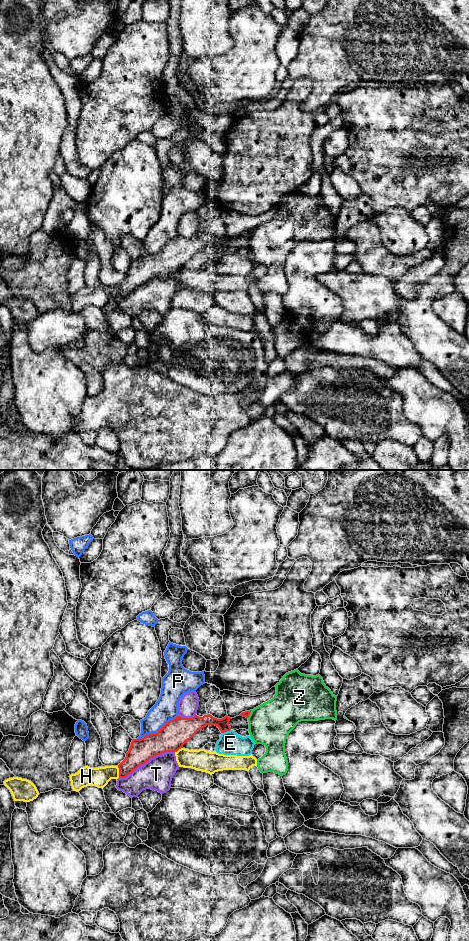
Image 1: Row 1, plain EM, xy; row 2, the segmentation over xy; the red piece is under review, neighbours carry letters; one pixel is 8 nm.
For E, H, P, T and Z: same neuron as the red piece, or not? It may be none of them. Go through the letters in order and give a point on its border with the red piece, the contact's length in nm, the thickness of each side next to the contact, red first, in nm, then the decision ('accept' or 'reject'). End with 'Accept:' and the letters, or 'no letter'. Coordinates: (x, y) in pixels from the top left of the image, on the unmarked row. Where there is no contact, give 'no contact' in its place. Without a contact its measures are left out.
E: contact xy (226, 251); length 80 nm; calibres 120 and 190 nm; reject
H: contact xy (119, 292); length 100 nm; calibres 190 and 160 nm; reject
P: contact xy (158, 251); length 380 nm; calibres 220 and 190 nm; reject
T: contact xy (146, 281); length 500 nm; calibres 200 and 260 nm; reject
Z: contact xy (249, 234); length 70 nm; calibres 50 and 340 nm; reject
Accept: no letter

